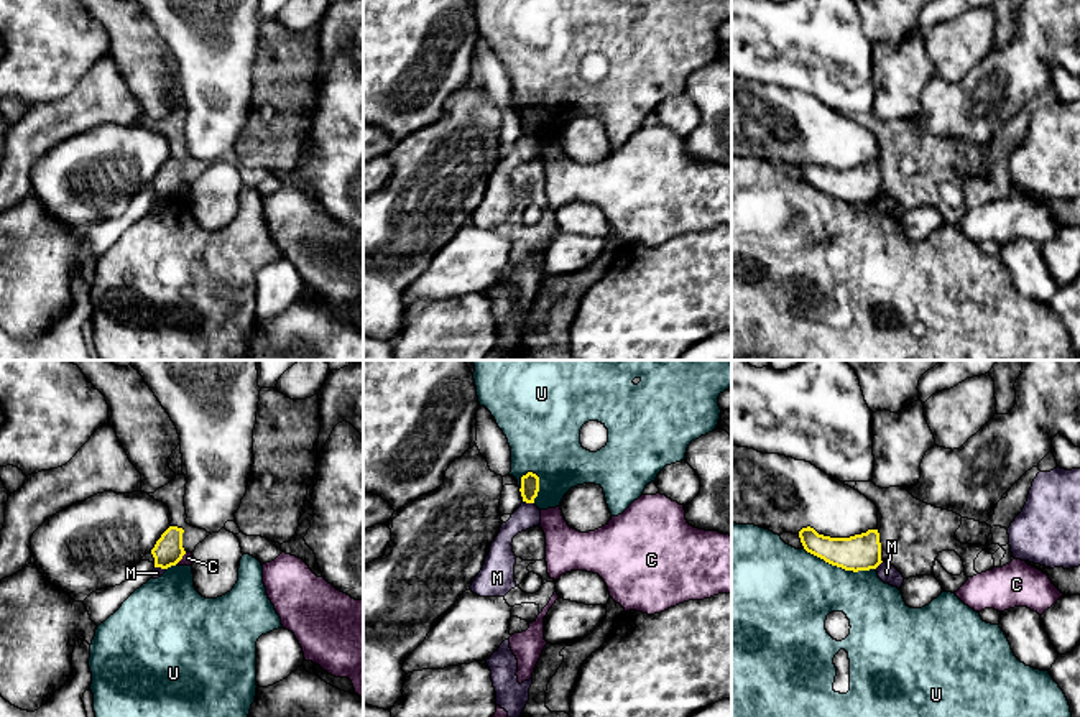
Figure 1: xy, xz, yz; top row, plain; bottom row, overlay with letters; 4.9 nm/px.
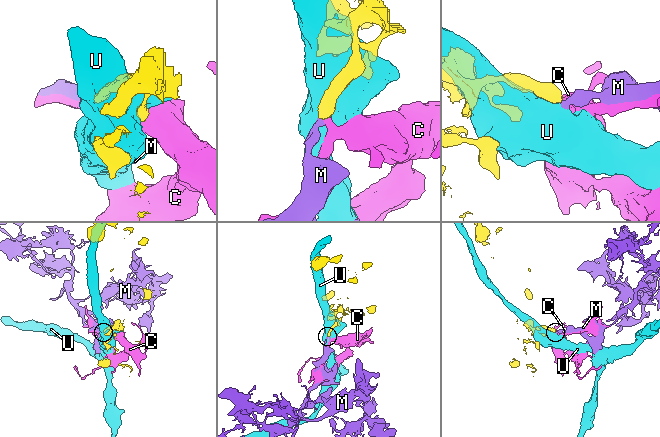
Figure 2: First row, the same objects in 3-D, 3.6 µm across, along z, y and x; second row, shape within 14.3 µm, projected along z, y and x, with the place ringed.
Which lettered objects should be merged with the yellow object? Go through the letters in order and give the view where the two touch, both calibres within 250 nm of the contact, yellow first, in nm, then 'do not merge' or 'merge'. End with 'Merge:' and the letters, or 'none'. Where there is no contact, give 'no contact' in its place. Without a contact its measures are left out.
C: xy | 150/50 nm | do not merge
M: xz | 100/120 nm | do not merge
U: yz | 180/380 nm | do not merge
Merge: none

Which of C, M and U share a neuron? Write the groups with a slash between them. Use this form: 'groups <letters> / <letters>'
groups C / M / U

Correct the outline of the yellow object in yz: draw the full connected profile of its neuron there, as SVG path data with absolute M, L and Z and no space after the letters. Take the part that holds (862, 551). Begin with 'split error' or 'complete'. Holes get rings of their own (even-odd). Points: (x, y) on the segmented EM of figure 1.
complete | M807 526L799 531L799 538L807 553L845 571L870 571L883 562L878 530L850 538L830 538Z

